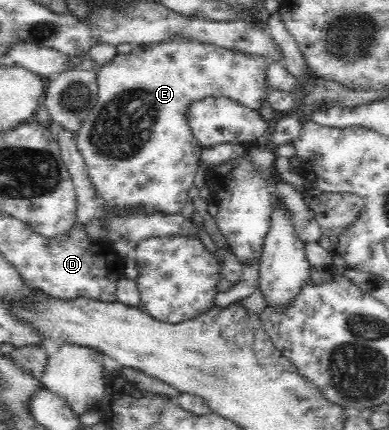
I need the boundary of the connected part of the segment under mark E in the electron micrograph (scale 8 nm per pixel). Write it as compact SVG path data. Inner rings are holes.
M178 39L178 40L177 40L177 41L170 41L170 42L165 42L165 43L162 43L162 44L155 44L155 45L138 45L138 46L137 46L137 47L136 47L136 48L133 48L133 50L131 50L131 52L128 52L128 53L124 53L124 54L118 54L118 53L117 53L117 54L116 54L116 55L115 55L115 56L114 56L114 57L113 57L113 58L112 58L112 59L111 59L111 62L109 62L109 64L107 64L107 65L106 65L106 66L105 66L105 67L104 67L104 68L103 68L103 69L102 69L102 70L101 70L101 71L100 71L100 72L99 72L99 73L98 73L98 76L97 76L97 81L96 81L96 82L97 82L97 85L98 85L98 94L97 94L97 100L96 100L96 104L95 104L95 105L93 105L93 106L92 106L92 107L91 107L91 110L90 110L90 111L89 111L89 114L88 114L88 115L87 115L87 116L86 116L86 117L85 117L85 118L84 118L84 119L83 119L83 122L82 122L82 123L81 123L81 126L80 126L80 127L79 127L79 130L76 130L76 134L77 134L77 143L78 143L78 148L79 148L79 151L80 151L80 152L81 152L81 154L82 154L82 157L83 157L83 160L84 160L84 164L85 164L85 166L87 166L87 169L89 169L89 179L90 179L90 181L91 181L91 182L92 182L92 183L93 183L93 186L94 186L94 187L95 187L95 190L96 190L96 196L98 196L98 200L99 200L99 205L100 205L100 207L101 207L101 209L102 209L102 211L101 211L101 212L100 212L100 217L99 217L99 218L102 218L102 214L103 214L103 213L106 213L106 212L107 212L107 211L110 211L110 210L111 210L111 209L115 209L115 211L119 211L119 215L120 215L120 210L121 210L121 209L125 209L125 211L132 211L132 210L133 210L133 209L147 209L147 210L149 210L149 211L150 211L150 210L155 210L155 211L163 211L163 213L171 213L171 214L173 214L173 213L177 213L177 212L179 212L179 210L181 210L181 207L182 207L182 206L183 206L183 203L184 203L184 202L185 202L185 199L186 199L186 198L187 198L187 197L188 197L188 196L187 196L187 192L188 192L188 190L189 190L189 188L191 188L191 186L193 186L193 185L194 185L194 182L193 182L193 179L194 179L194 178L195 178L195 172L196 172L196 170L197 170L197 165L198 165L198 163L199 163L199 162L201 162L201 160L200 160L200 158L201 158L201 155L202 155L202 151L203 151L203 150L204 150L204 149L203 149L203 146L200 146L200 145L199 145L199 142L198 142L198 141L197 141L197 140L196 140L196 139L195 139L195 138L194 138L194 137L193 137L193 133L192 133L192 132L191 132L191 127L189 127L189 123L187 123L187 117L186 117L186 116L187 116L187 112L189 112L189 108L191 108L191 104L193 104L193 102L195 102L195 101L199 101L199 100L203 100L203 98L212 98L212 97L214 97L214 98L217 98L217 97L225 97L225 98L230 98L230 99L231 99L231 100L233 100L233 101L237 101L237 102L238 102L238 103L239 103L239 104L243 104L243 106L247 106L247 107L249 107L249 108L251 108L251 109L255 109L255 110L257 110L257 108L259 108L259 107L260 107L260 106L261 106L261 104L263 104L263 100L264 100L264 99L265 99L265 98L266 98L266 96L267 96L267 94L268 94L268 91L269 91L269 90L268 90L268 88L267 88L267 87L266 87L266 85L267 85L267 83L265 83L265 68L267 68L267 66L268 66L268 64L269 64L269 60L268 60L268 59L265 59L265 58L263 58L263 57L261 57L261 55L257 55L257 54L249 54L249 53L244 53L244 52L243 52L243 51L237 51L237 50L236 50L236 49L235 49L235 50L229 50L229 49L227 49L227 48L223 48L223 47L219 47L219 46L214 46L214 45L213 45L213 44L205 44L205 43L201 43L201 42L197 42L197 41L191 41L191 40L187 40L187 39Z

